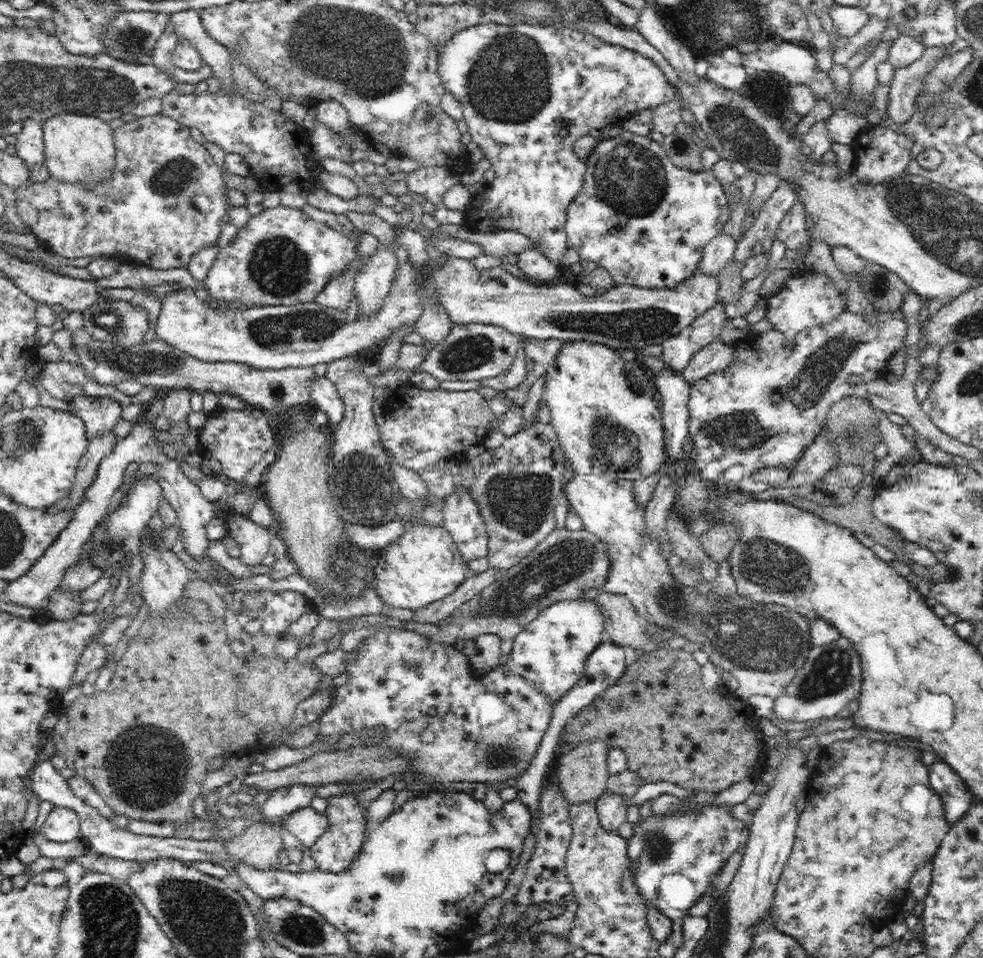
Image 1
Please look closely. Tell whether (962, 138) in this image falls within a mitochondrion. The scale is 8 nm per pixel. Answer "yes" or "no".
no

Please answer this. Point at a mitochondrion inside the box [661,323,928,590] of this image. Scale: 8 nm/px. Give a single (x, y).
(805, 391)

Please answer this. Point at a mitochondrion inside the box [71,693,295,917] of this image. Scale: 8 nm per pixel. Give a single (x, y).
(148, 766)

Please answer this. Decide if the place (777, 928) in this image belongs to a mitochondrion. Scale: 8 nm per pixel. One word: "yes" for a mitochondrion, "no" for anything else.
no

